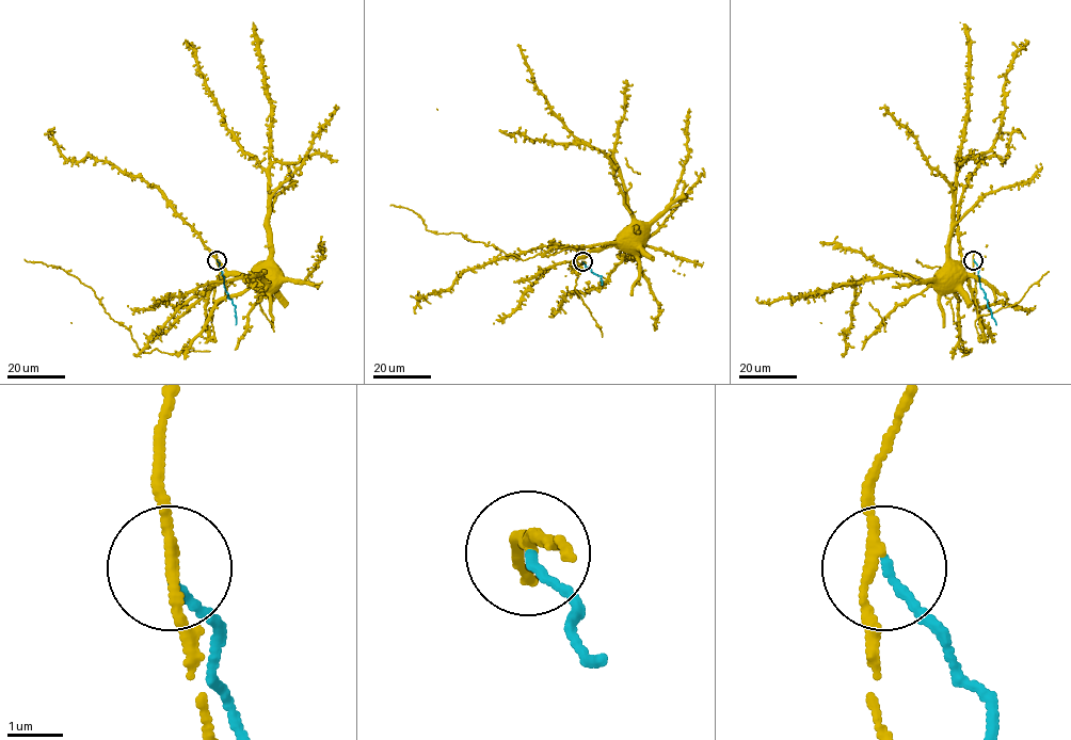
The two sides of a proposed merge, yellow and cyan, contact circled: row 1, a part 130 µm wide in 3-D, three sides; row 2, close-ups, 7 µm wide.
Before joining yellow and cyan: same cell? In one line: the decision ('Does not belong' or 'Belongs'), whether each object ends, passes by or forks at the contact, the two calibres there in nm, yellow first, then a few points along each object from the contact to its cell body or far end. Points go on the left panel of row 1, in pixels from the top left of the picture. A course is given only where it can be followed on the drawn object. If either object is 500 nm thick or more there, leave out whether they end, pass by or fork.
Does not belong. At the ring yellow passes by. At the ring cyan ends. Thickness 170 nm (yellow) against 150 nm. Course of yellow: (217, 260), (220, 274), (212, 314), (214, 337), (210, 337), (206, 323), (207, 293), (228, 275), (267, 278). Course of cyan: (217, 260), (225, 291), (235, 306), (236, 325)

